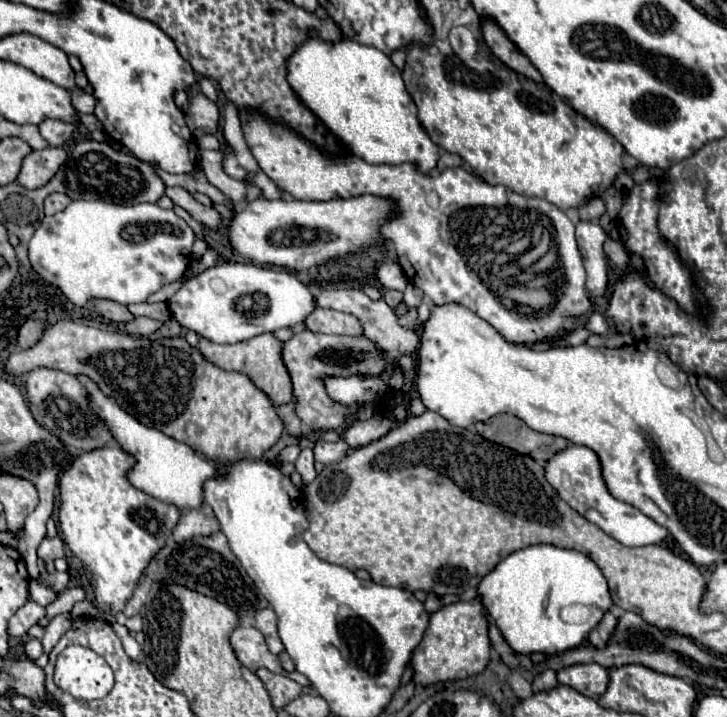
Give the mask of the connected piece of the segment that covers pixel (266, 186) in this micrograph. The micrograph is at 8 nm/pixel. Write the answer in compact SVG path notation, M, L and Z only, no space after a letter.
M259 172L253 176L253 184L257 184L263 192L263 196L267 198L279 198L279 188L275 186L275 182L271 178L267 178L265 172Z

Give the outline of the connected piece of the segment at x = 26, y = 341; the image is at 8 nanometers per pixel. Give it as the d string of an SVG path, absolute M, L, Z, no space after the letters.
M27 320L25 324L21 324L17 330L17 346L31 348L39 340L41 328L43 328L43 322L39 322L39 320Z

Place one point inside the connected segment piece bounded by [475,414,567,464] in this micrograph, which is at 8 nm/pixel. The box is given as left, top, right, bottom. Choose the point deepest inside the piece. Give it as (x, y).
(507, 430)

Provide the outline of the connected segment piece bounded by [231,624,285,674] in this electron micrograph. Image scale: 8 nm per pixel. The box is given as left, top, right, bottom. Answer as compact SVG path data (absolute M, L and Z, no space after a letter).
M237 626L231 634L231 648L235 650L235 656L239 662L255 672L257 668L267 668L275 674L283 674L281 662L275 654L269 652L263 634L253 626Z

